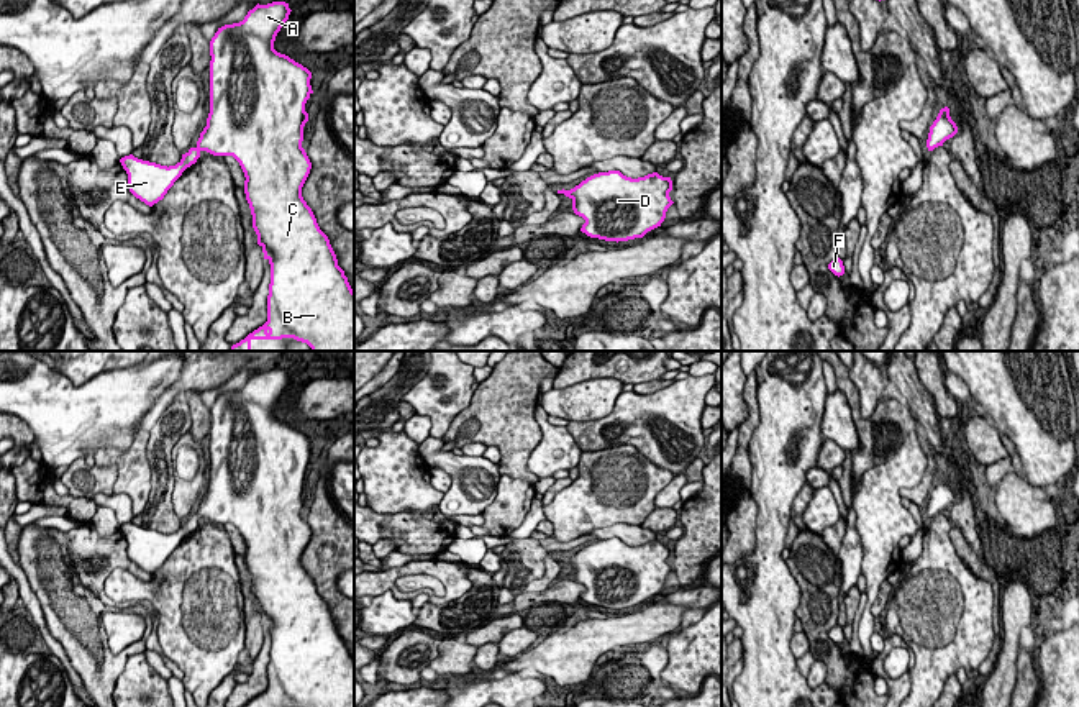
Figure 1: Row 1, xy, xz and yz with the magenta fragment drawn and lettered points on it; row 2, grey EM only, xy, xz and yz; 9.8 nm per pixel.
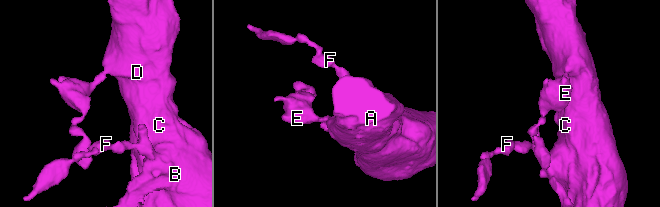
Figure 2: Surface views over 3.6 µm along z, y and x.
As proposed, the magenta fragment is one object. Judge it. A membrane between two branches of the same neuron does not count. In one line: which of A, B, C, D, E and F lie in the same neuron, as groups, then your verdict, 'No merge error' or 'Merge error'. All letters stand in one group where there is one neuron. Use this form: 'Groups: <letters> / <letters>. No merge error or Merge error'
Groups: A B C D E F. No merge error

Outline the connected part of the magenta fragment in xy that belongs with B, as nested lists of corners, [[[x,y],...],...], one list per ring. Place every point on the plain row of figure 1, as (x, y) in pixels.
[[[272,369],[256,372],[243,389],[218,395],[210,408],[210,481],[195,515],[190,515],[175,533],[161,533],[133,522],[120,527],[128,541],[130,559],[153,574],[164,566],[182,540],[197,530],[202,518],[213,523],[233,523],[244,540],[244,561],[253,582],[253,595],[264,627],[271,632],[267,663],[267,689],[244,707],[354,707],[354,658],[344,638],[338,633],[328,604],[320,597],[312,576],[302,564],[302,554],[312,530],[302,515],[303,494],[308,489],[305,471],[313,461],[312,440],[285,422],[274,417],[274,408],[290,382],[289,371]]]

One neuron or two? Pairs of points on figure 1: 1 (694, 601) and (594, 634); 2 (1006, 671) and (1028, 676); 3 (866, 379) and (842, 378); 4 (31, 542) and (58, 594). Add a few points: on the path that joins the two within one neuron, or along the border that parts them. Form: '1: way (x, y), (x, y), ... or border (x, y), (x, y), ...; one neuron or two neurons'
1: way (669, 611), (650, 625), (619, 630); one neuron
2: border (1019, 648), (1017, 681), (1012, 689); two neurons
3: border (848, 368), (848, 378), (858, 391), (861, 414); two neurons
4: way (45, 555), (53, 563), (56, 581); one neuron

